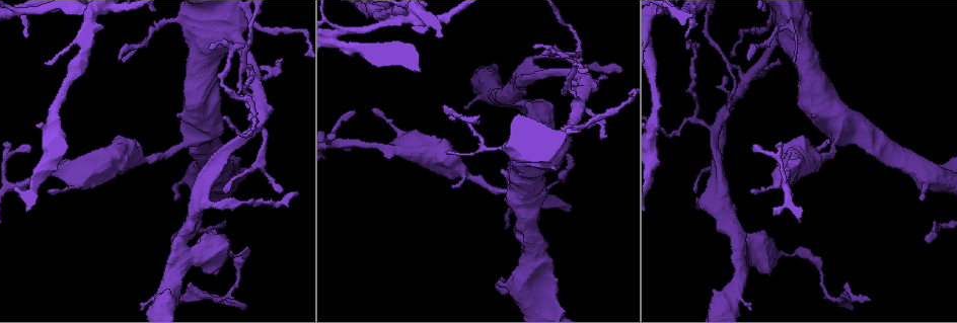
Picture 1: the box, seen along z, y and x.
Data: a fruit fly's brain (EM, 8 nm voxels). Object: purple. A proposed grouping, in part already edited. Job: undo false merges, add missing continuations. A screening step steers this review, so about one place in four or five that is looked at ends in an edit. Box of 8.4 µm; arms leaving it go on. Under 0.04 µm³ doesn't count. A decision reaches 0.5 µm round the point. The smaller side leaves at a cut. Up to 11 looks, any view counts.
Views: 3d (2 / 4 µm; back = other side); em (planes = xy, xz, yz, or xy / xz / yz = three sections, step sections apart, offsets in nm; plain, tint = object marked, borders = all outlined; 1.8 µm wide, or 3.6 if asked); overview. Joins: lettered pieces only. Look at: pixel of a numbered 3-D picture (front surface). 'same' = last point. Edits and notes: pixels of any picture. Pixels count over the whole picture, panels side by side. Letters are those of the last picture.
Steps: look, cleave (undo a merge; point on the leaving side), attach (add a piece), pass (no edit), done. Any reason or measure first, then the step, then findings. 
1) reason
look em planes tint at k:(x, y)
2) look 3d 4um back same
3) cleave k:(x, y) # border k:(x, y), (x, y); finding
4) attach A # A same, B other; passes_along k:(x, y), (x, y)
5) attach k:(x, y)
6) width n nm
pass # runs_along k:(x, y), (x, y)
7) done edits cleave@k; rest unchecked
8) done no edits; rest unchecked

thin end
look em planes borders at 1:(282, 189)

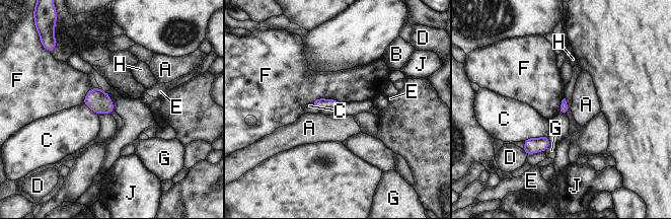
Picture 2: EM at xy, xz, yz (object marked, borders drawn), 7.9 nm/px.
pass # A other, B other, C other, D other, E other, F other, G other, H other, J other; border 2:(311, 101), (334, 98), (342, 103); none of them fits

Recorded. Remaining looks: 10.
look 3d 2um at 1:(47, 191)

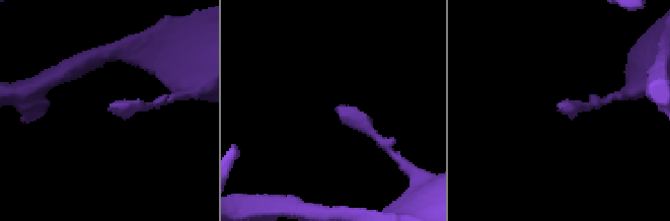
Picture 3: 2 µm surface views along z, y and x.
look em xz step 16 tint at 3:(557, 106)

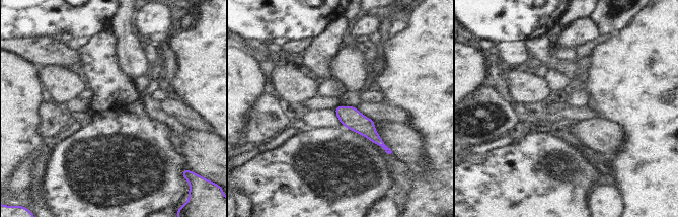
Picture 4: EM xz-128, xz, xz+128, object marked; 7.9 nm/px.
look em planes borders same

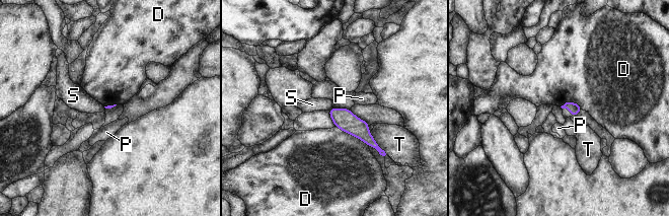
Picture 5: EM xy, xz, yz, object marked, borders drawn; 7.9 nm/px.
longest_contact D 320 nm
pass # D other, P other, S other, T other; none of them fits

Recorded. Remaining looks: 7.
tapers out
look em planes borders at 1:(443, 108)

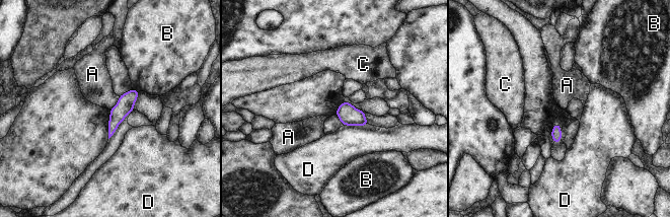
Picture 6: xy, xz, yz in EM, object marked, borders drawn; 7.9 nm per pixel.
width 70 nm
pass # A other, B other, C other, D other; border 6:(119, 96), (119, 99), (109, 110); none of them fits

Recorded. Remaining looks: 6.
abrupt turn
look em planes tint at 1:(260, 28)

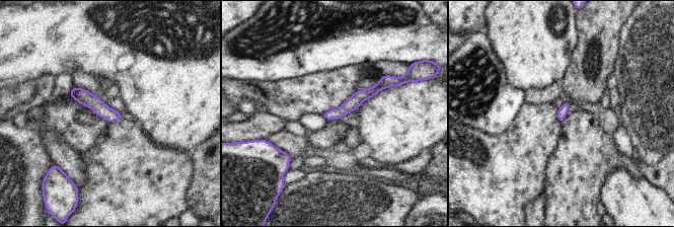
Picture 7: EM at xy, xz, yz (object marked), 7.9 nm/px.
look em planes borders same

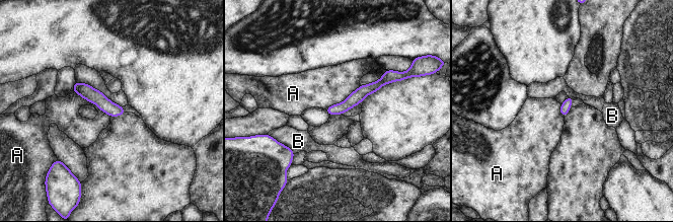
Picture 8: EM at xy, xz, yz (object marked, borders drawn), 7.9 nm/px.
longest_contact A 360 nm
pass # A other, B other; continuous, no second cell

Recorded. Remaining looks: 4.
done no edits; rest unchecked

